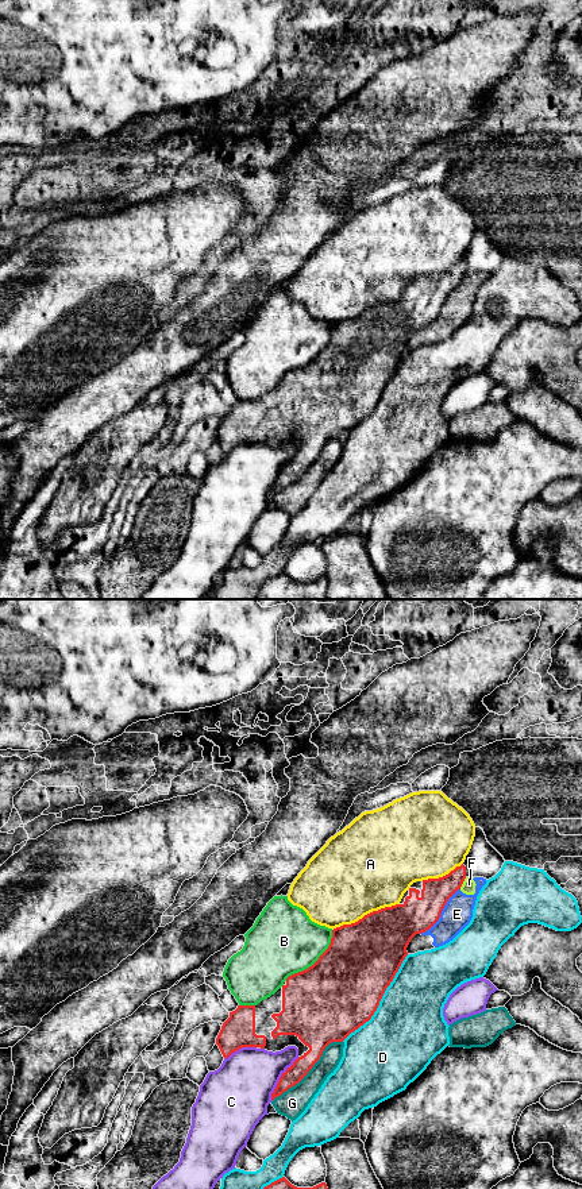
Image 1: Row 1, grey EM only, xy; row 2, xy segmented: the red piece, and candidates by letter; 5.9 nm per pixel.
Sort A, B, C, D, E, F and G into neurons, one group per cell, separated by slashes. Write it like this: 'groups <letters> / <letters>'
groups A / B / C / D / E F / G

